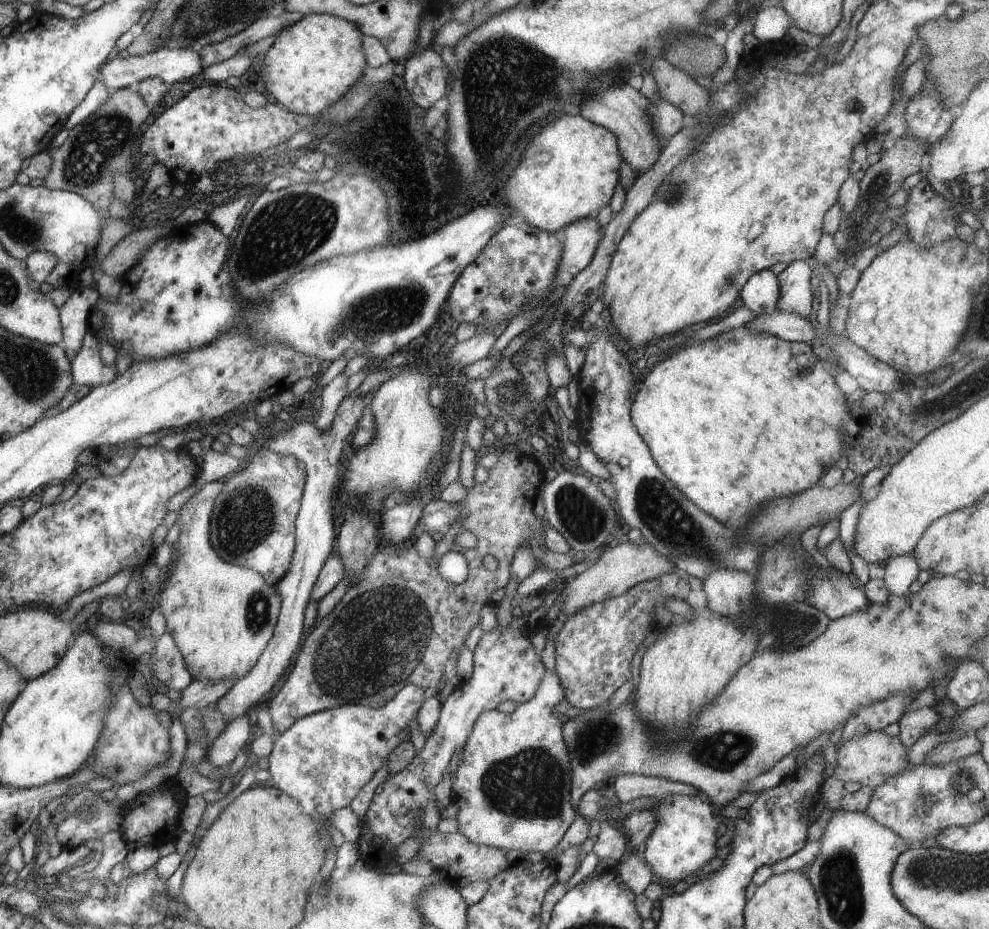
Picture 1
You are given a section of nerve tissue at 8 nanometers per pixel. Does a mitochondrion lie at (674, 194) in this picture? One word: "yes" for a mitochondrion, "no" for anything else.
yes

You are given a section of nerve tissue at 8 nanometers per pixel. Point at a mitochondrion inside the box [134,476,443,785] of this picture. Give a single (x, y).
(373, 643)

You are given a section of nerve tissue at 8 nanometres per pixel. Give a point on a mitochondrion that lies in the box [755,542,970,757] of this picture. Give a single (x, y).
(785, 628)

